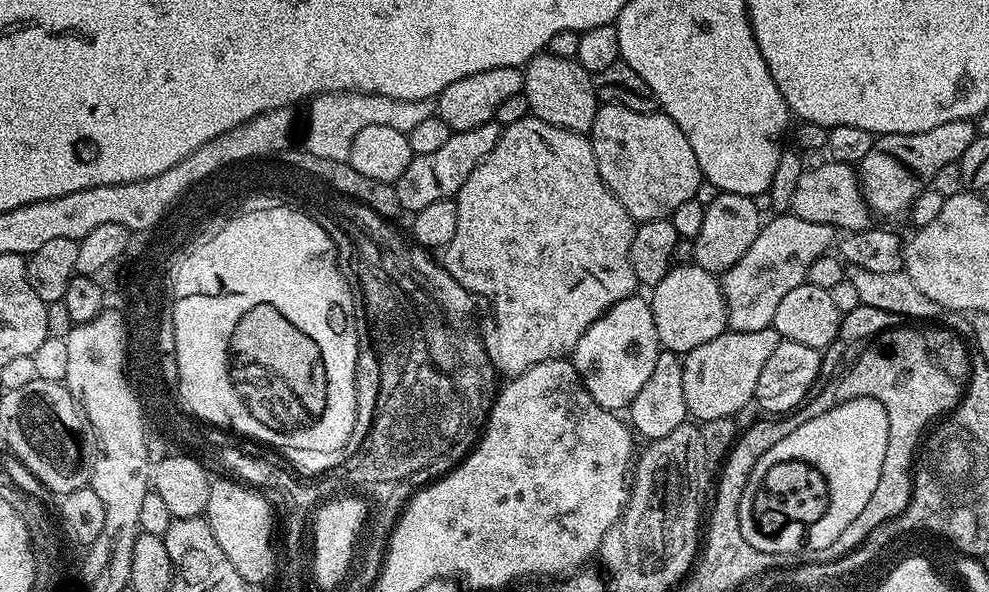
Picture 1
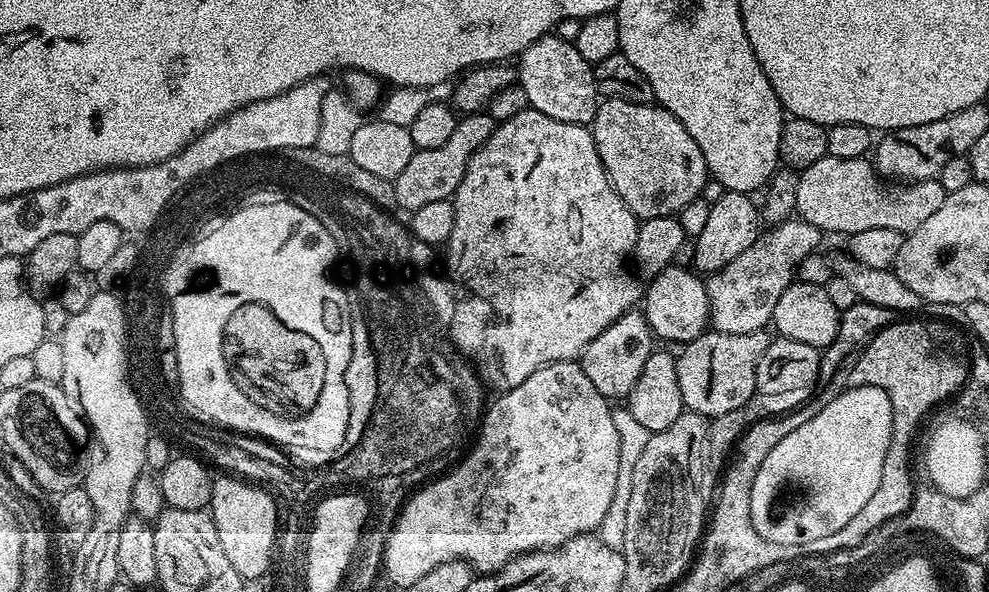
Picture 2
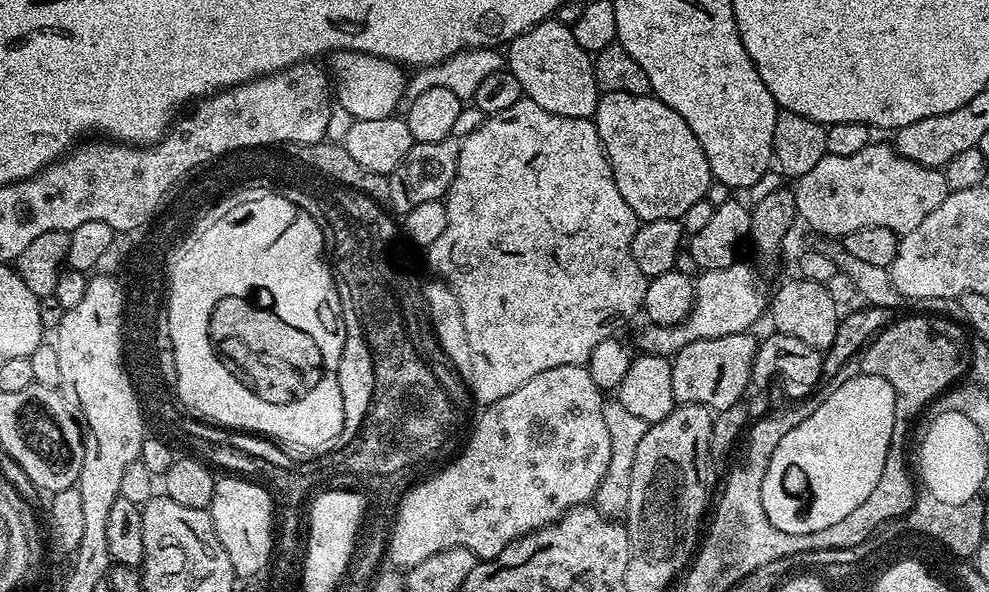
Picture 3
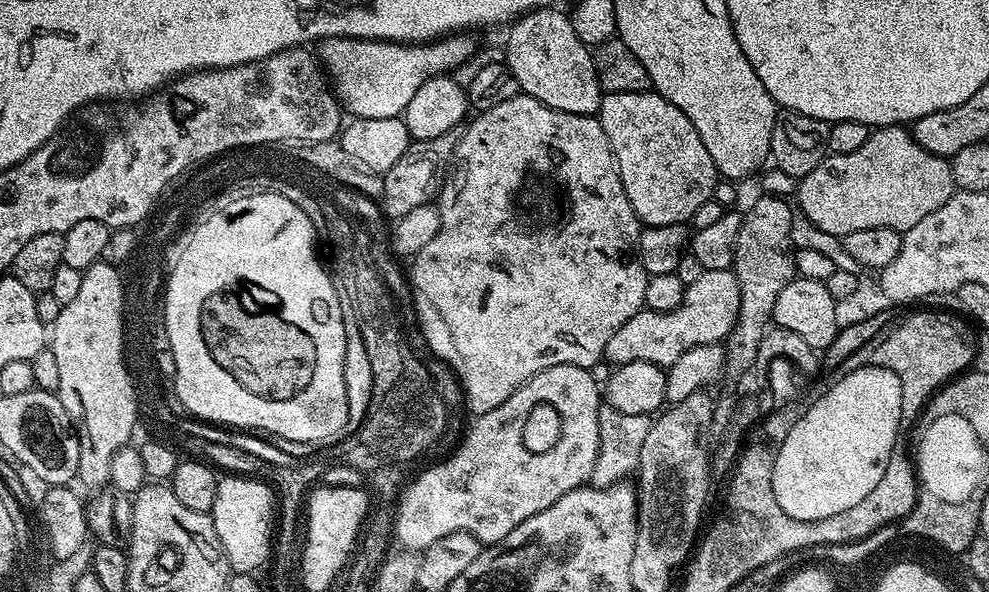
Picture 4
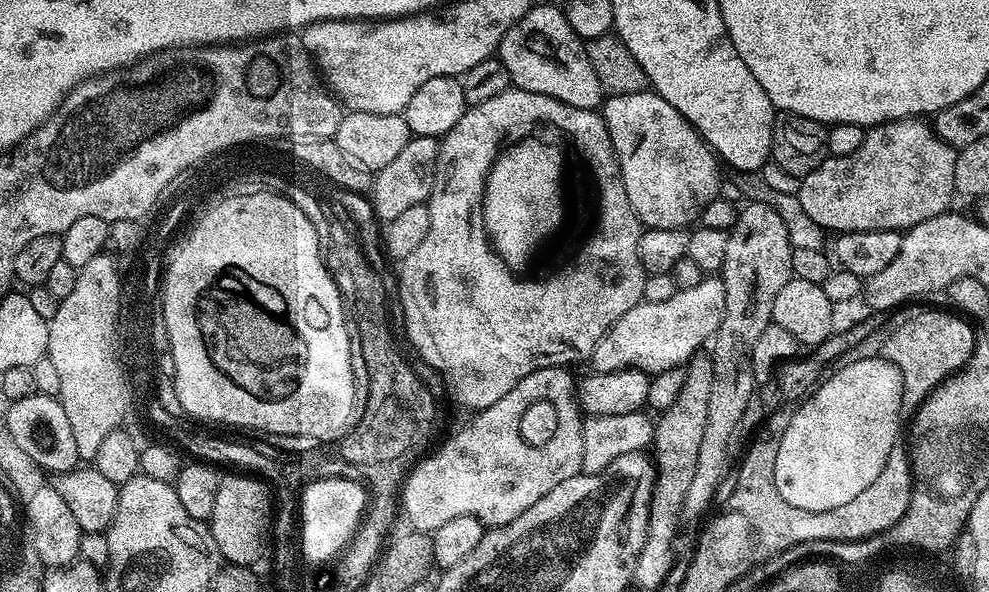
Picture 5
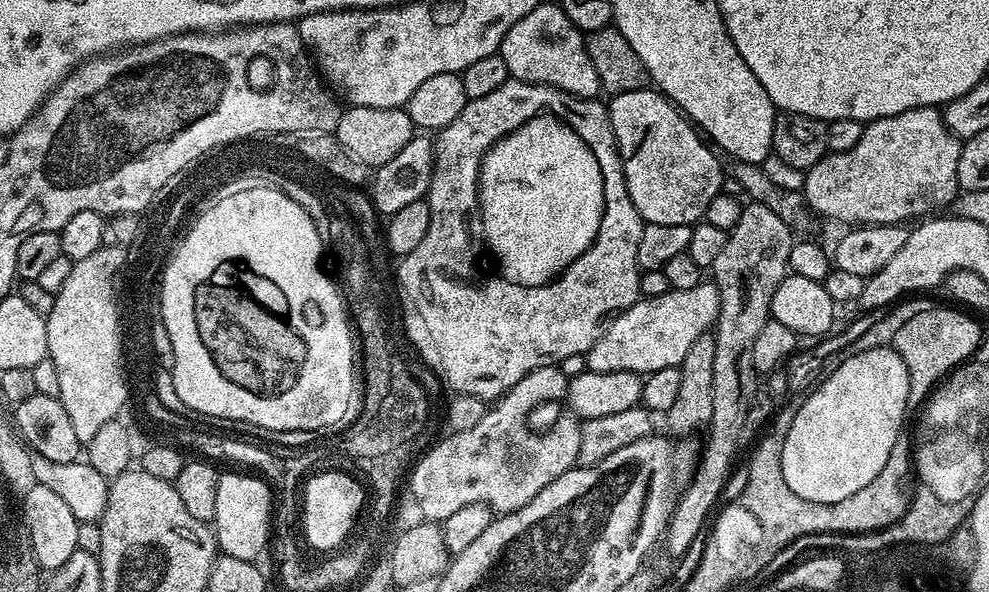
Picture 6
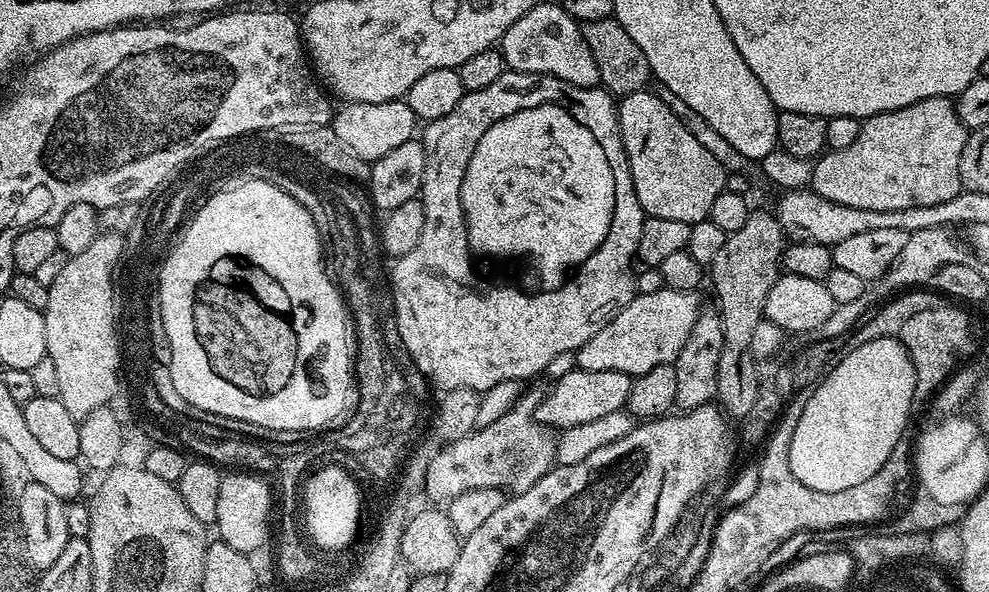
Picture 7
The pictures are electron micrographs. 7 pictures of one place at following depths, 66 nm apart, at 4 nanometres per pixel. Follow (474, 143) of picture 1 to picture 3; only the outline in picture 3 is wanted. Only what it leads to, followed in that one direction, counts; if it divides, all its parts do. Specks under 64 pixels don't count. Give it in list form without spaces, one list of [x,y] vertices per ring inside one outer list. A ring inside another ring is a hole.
[[[475,106],[461,107],[458,122],[454,122],[451,136],[442,138],[442,142],[413,143],[406,158],[402,158],[400,165],[387,175],[390,186],[390,198],[387,203],[393,213],[403,214],[414,210],[414,206],[419,206],[422,202],[434,202],[447,197],[458,166],[461,138],[478,130],[484,119],[486,119],[484,113],[478,111]]]

